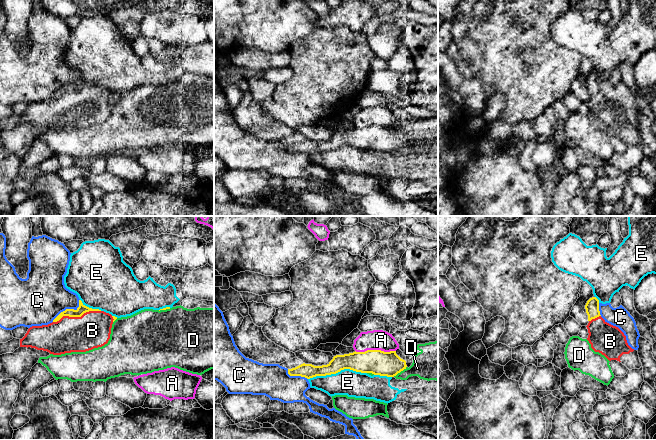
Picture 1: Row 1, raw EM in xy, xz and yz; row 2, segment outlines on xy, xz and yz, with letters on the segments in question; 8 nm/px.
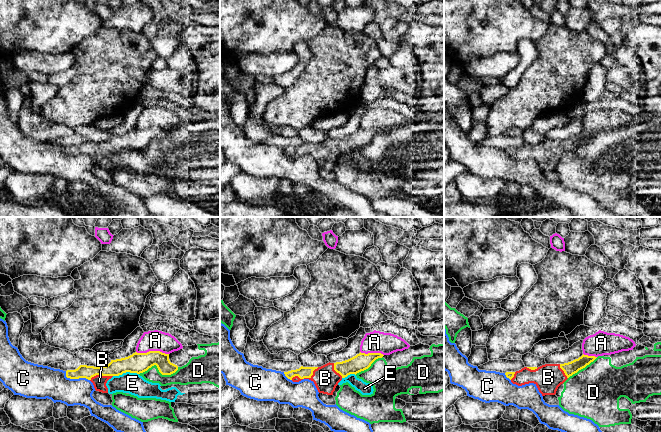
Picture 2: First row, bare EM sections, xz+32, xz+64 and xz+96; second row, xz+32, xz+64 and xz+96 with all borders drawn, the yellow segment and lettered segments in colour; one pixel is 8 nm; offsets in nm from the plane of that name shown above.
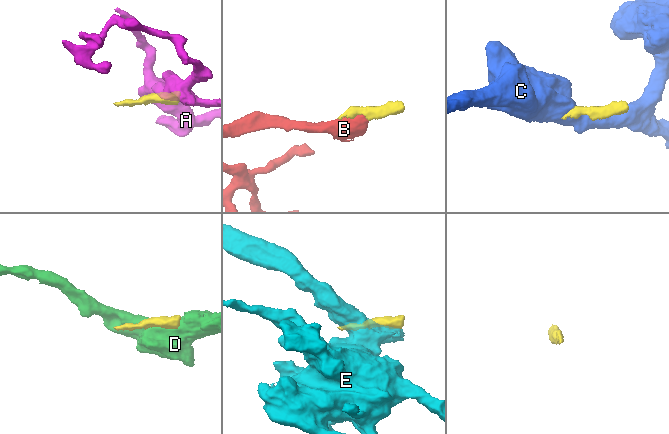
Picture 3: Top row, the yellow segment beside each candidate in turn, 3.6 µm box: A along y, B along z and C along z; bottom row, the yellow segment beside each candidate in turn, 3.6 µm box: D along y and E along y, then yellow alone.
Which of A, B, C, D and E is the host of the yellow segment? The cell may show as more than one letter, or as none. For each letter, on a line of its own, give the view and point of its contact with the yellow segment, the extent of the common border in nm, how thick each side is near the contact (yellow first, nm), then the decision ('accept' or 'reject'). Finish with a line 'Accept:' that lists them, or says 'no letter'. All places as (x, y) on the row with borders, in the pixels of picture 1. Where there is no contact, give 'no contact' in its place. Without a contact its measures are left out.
A: xz (375, 350) | 320 nm | 200/160 nm | reject
B: xy (76, 316) | 400 nm | 70/280 nm | accept
C: xy (68, 309) | 280 nm | 70/400 nm | reject
D: xz (399, 372) | 140 nm | 200/260 nm | reject
E: xz (337, 372) | 480 nm | 180/200 nm | reject
Accept: B

